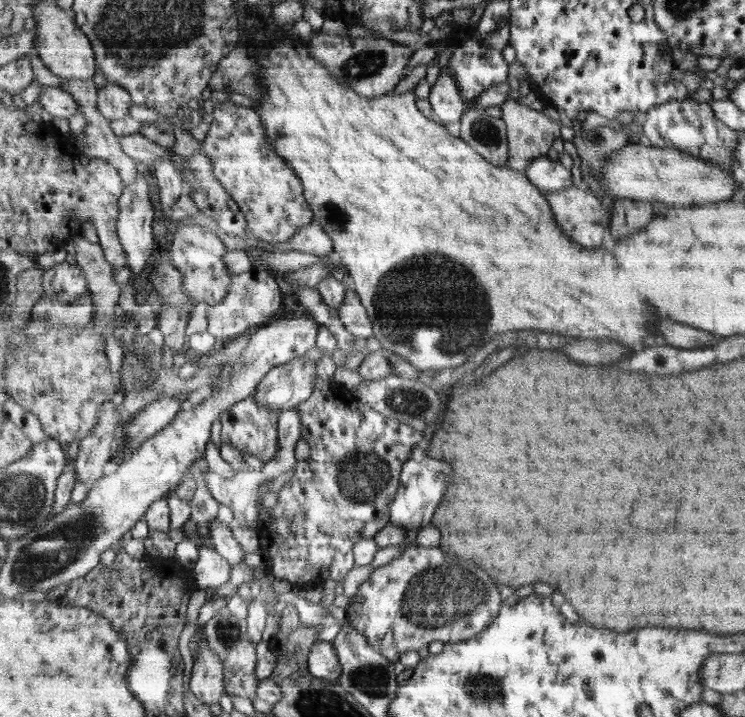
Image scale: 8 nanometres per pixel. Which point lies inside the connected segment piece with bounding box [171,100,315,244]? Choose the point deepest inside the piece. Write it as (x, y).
(266, 187)

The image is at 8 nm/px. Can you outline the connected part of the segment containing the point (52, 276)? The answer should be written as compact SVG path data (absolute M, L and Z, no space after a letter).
M66 262L47 269L43 275L43 284L45 297L55 298L59 302L75 302L90 292L84 270L77 264Z

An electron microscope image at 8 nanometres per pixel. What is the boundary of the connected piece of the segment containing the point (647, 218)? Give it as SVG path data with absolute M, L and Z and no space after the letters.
M619 198L613 202L612 222L610 223L610 238L625 238L635 234L656 216L653 204L644 200Z

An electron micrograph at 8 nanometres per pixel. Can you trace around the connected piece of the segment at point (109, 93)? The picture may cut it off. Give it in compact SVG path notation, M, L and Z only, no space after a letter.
M107 79L104 87L97 92L97 109L99 113L113 122L122 121L129 116L129 108L134 104L132 94L118 82Z

